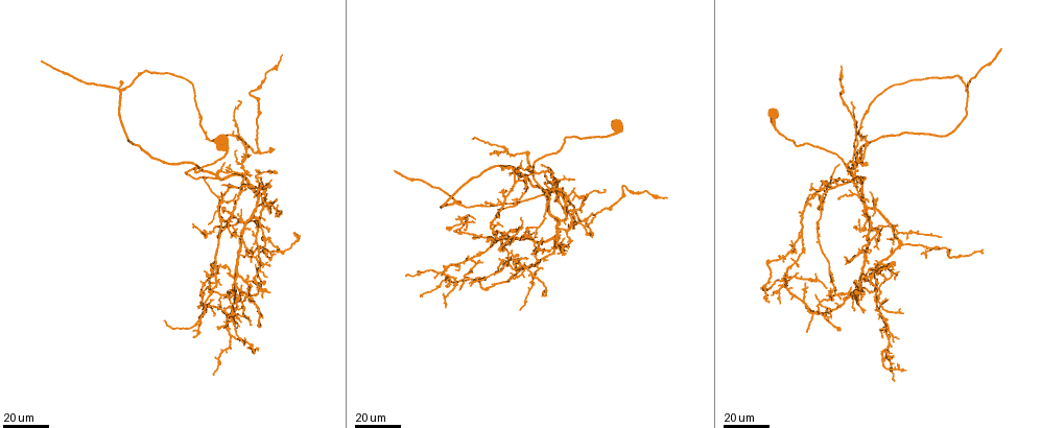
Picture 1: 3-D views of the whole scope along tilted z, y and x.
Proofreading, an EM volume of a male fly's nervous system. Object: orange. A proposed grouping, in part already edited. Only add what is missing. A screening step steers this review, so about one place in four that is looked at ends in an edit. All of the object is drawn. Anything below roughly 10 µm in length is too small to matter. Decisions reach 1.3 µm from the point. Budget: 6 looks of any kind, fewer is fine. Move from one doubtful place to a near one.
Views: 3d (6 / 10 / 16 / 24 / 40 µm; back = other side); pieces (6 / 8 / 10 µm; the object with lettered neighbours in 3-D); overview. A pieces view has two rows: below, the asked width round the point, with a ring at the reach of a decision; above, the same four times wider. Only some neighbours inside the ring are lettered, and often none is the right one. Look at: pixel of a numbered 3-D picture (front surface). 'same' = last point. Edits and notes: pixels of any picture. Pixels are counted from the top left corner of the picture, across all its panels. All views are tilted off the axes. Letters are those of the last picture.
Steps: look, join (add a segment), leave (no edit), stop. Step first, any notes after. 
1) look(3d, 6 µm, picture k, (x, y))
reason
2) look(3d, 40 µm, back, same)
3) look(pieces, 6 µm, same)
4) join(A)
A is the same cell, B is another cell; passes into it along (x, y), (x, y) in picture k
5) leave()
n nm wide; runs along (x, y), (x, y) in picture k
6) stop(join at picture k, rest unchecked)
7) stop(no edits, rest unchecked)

look(3d, 24 µm, picture 1, (591, 238))
branch stops here

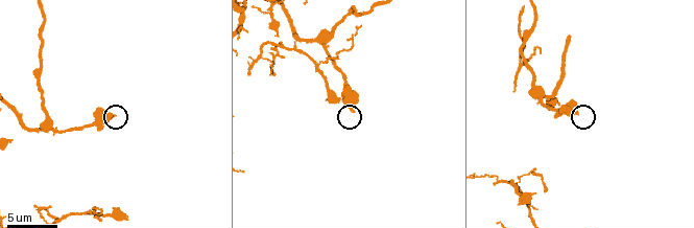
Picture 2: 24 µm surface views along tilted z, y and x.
look(pieces, 6 µm, picture 2, (578, 112))
see the neighbours

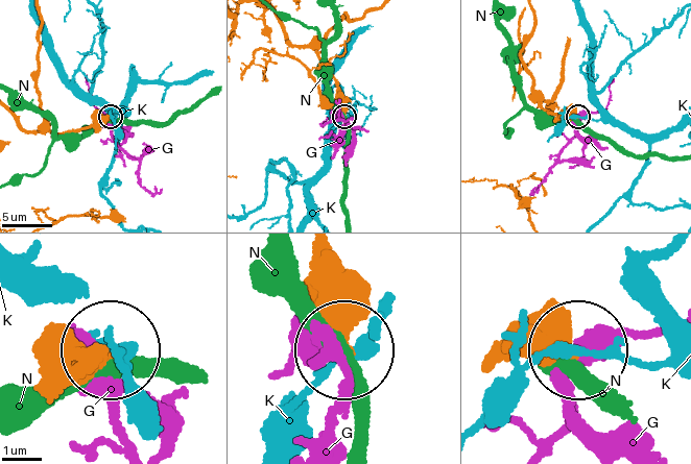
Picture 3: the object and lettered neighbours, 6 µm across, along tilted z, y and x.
leave()
G, K and N are other cells; runs along (311, 258), (323, 326), (342, 352) in picture 3; no lettered segment goes on from it

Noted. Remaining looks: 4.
look(3d, 40 µm, picture 1, (880, 241))
long arm stops here

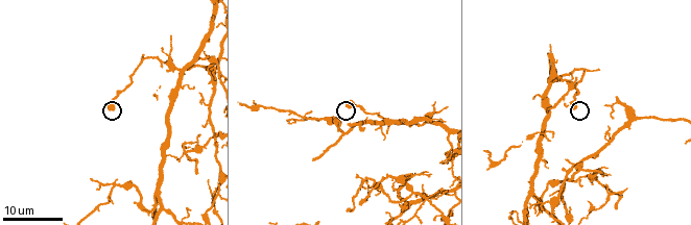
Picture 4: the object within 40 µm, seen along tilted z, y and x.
look(pieces, 10 µm, picture 4, (347, 106))

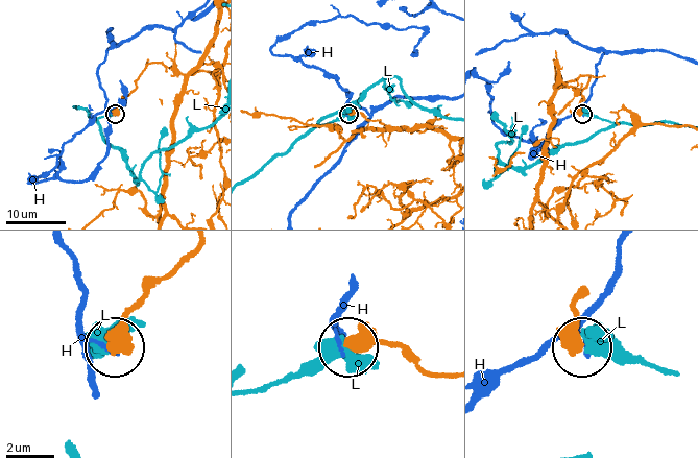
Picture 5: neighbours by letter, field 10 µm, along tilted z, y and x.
leave()
H and L are other cells; runs along (448, 378), (380, 339), (352, 347) in picture 5; no lettered segment goes on from it

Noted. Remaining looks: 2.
look(3d, 40 µm, picture 1, (40, 60))
thin end

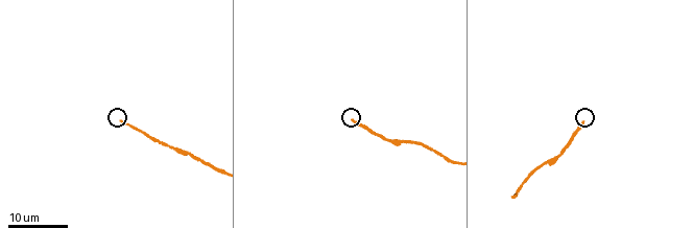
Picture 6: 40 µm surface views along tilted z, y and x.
look(pieces, 8 µm, picture 6, (121, 121))

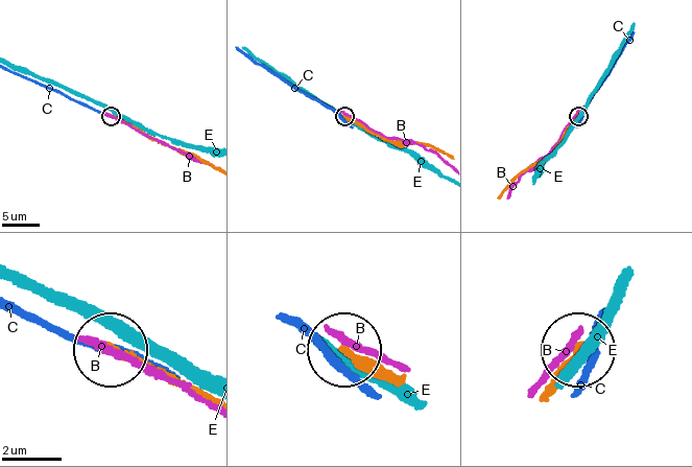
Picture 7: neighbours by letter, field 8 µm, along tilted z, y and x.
leave()
B, C and E are other cells; runs along (420, 144), (374, 135), (344, 116) in picture 7; none of them fits

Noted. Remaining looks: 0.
stop(no edits, rest unchecked)

